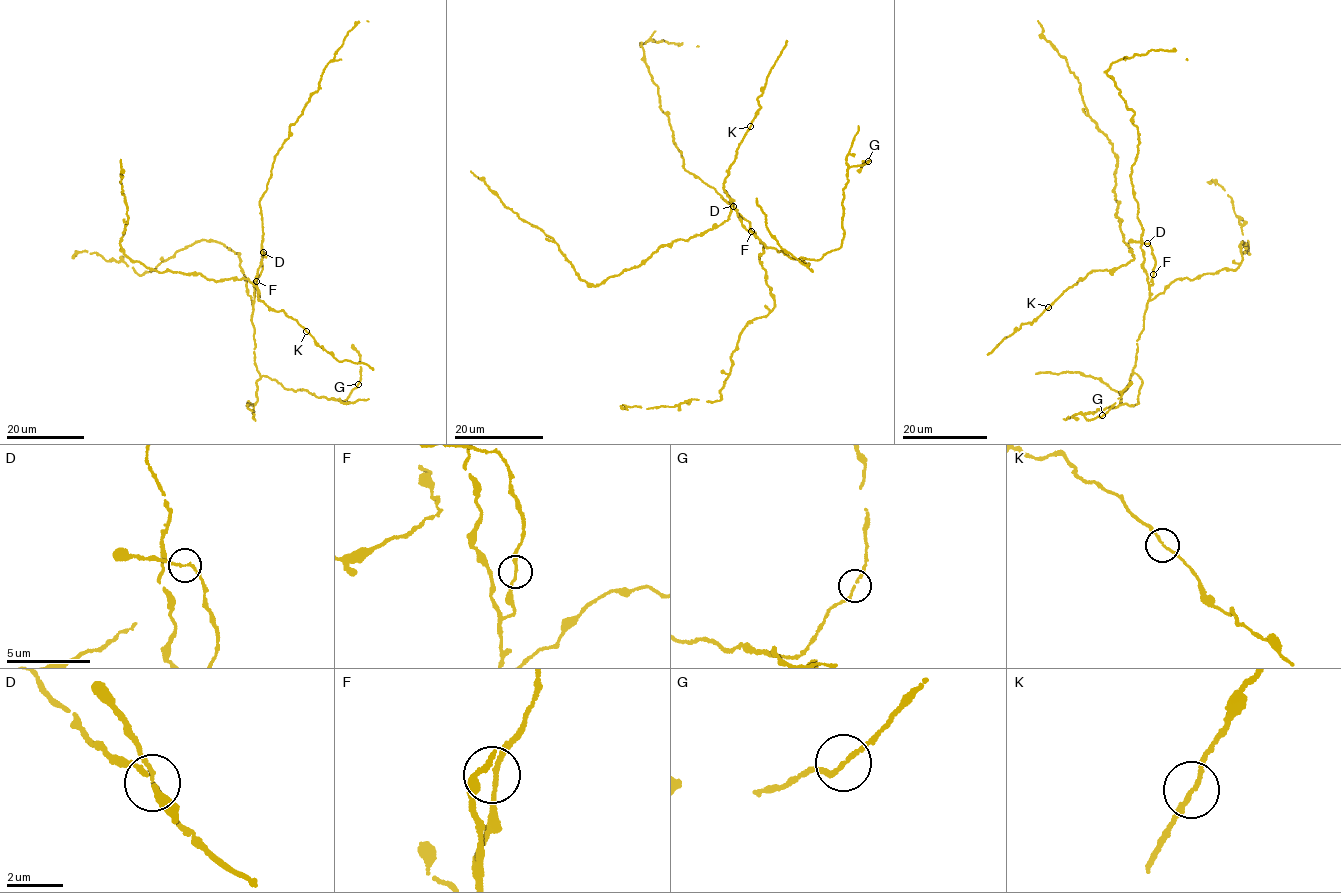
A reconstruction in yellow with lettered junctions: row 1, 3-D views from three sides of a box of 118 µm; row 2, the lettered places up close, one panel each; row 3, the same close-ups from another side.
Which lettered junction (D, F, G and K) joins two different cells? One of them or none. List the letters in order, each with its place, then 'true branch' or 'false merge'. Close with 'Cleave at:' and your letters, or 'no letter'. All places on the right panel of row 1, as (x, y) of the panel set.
D: (1147, 243) | true branch
F: (1153, 274) | true branch
G: (1102, 415) | true branch
K: (1048, 307) | true branch
Cleave at: no letter

